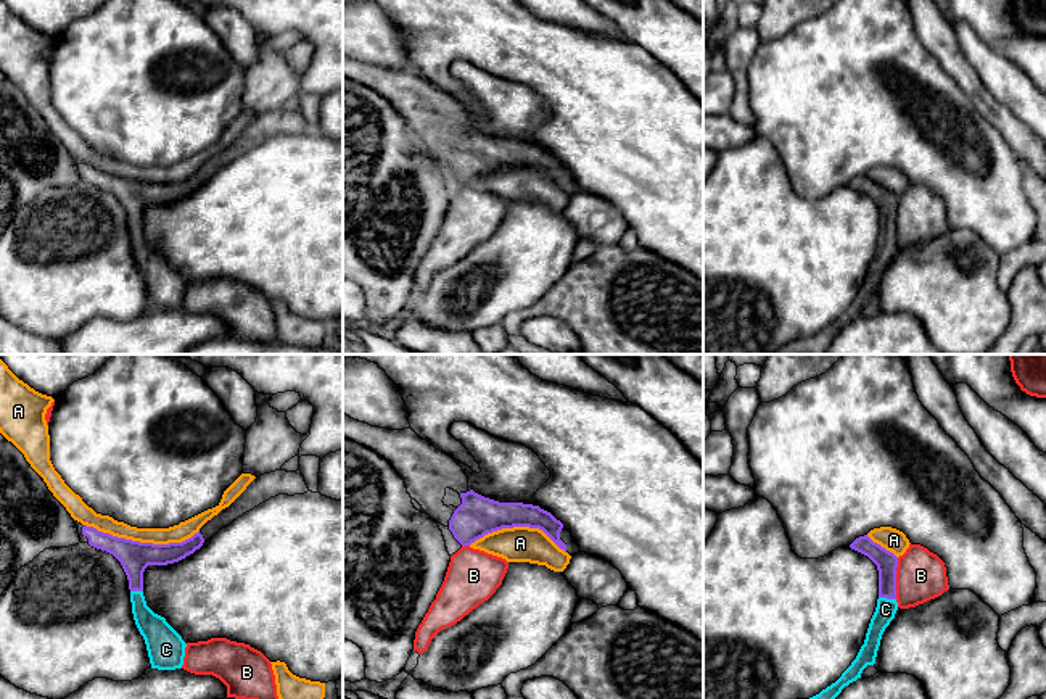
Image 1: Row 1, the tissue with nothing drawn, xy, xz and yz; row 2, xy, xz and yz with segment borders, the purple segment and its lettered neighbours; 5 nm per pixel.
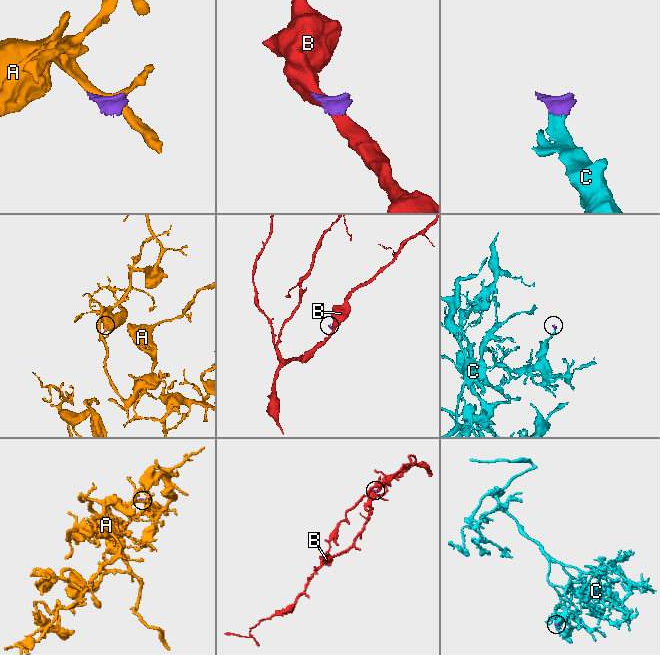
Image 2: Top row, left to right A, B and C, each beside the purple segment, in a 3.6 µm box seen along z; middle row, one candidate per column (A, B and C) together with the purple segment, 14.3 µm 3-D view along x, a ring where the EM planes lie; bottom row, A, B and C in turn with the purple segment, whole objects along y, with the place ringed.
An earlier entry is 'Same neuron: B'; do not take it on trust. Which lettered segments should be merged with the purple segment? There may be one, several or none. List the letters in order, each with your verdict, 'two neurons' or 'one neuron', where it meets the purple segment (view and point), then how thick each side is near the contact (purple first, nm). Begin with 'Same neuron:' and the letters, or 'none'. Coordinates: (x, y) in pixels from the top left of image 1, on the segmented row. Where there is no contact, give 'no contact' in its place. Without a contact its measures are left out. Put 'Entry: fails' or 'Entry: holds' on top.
Entry: fails
Same neuron: C
A: two neurons; contact xy (142, 543); calibres 160 and 90 nm
B: two neurons; contact yz (895, 579); calibres 110 and 260 nm
C: one neuron; contact yz (887, 598); calibres 110 and 100 nm

